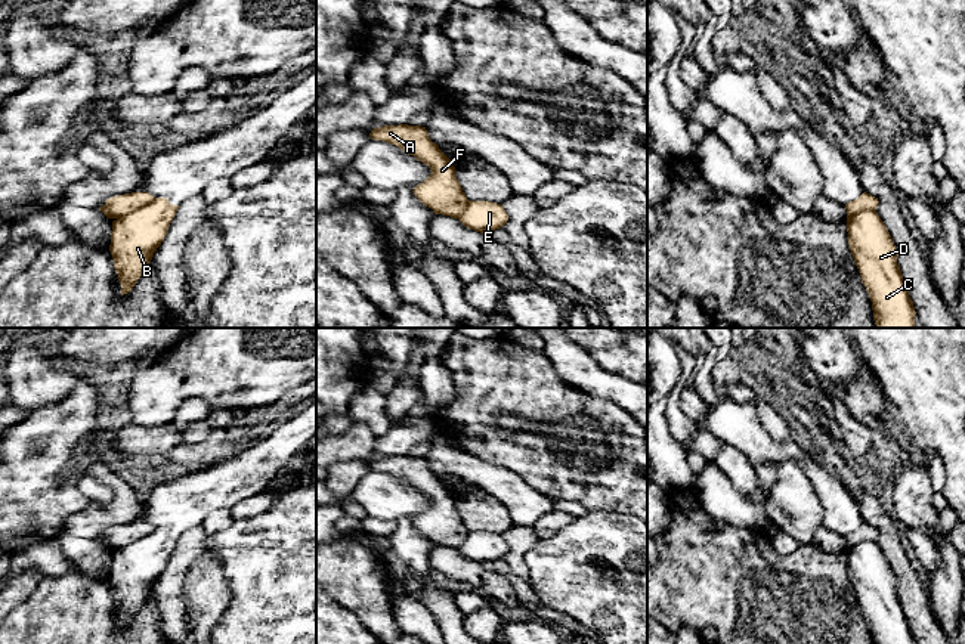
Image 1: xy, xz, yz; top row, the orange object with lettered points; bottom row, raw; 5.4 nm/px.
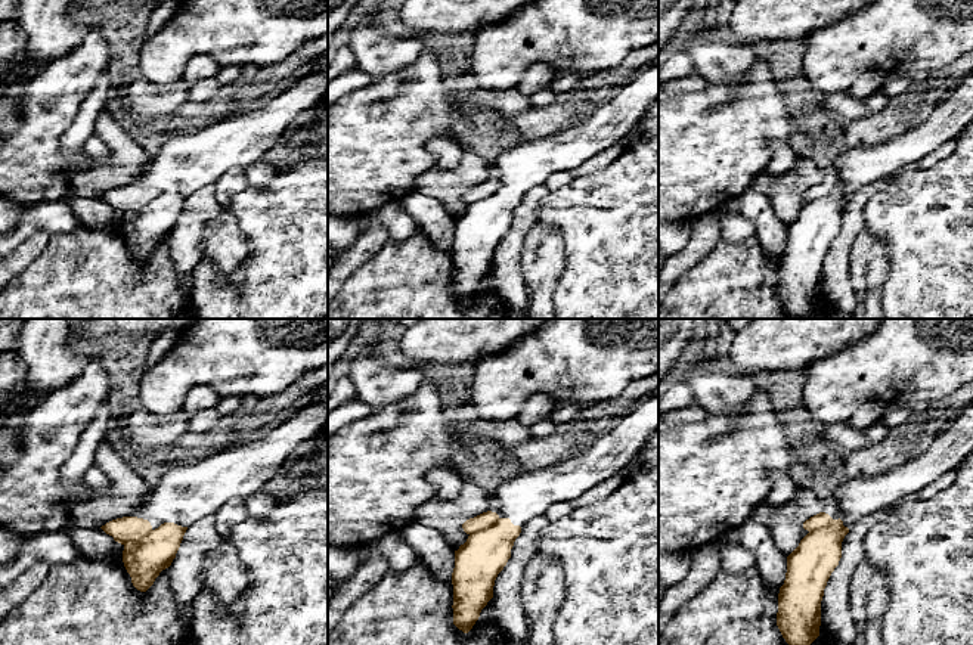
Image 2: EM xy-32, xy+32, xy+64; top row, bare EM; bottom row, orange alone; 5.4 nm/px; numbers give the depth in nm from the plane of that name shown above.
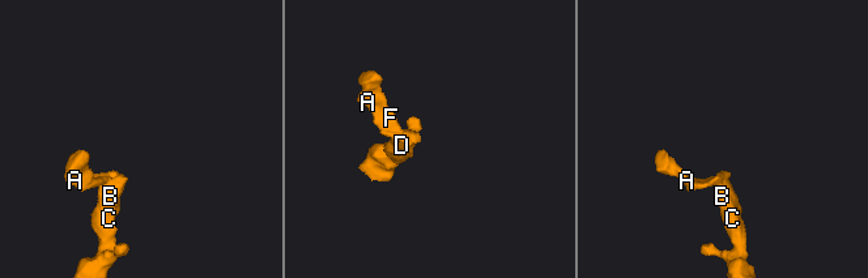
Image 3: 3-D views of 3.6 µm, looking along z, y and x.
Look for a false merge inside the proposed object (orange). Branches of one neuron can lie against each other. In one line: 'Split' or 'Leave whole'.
Split

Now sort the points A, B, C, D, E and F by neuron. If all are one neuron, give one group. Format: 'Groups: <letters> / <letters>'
Groups: A F / B C D E

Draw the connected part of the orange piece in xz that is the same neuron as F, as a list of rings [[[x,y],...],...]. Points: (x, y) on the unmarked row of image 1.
[[[384,456],[369,464],[374,471],[396,476],[403,483],[414,486],[430,498],[430,507],[414,518],[414,526],[434,545],[460,549],[468,530],[455,507],[451,490],[433,474],[426,458],[421,456]]]

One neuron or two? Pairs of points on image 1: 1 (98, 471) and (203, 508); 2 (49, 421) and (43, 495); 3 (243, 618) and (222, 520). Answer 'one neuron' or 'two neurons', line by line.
1: two neurons
2: one neuron
3: two neurons

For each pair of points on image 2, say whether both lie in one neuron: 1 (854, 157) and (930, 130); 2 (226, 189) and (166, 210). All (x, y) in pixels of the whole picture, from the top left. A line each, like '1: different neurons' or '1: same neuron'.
1: same neuron
2: different neurons

